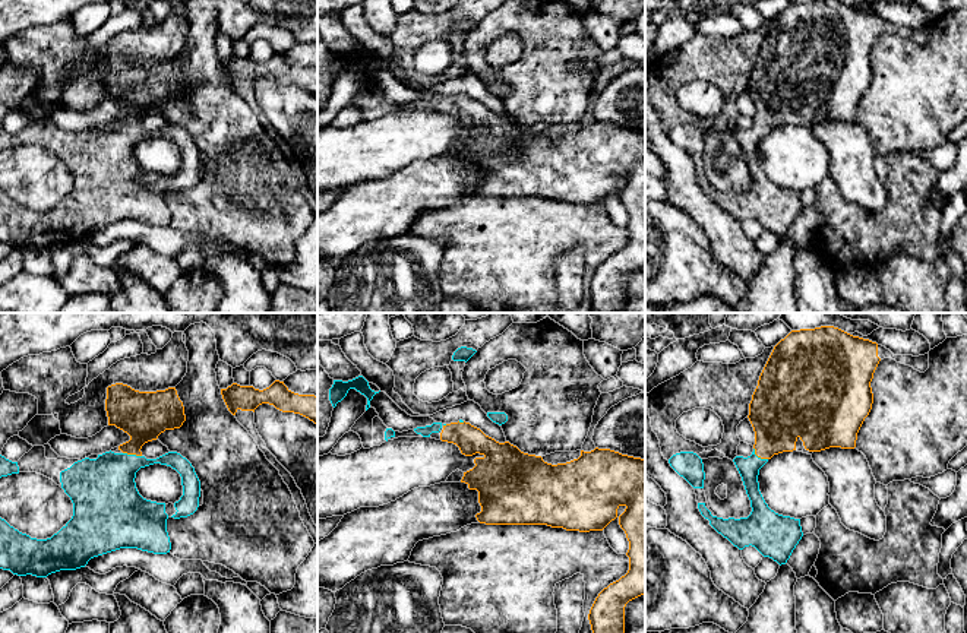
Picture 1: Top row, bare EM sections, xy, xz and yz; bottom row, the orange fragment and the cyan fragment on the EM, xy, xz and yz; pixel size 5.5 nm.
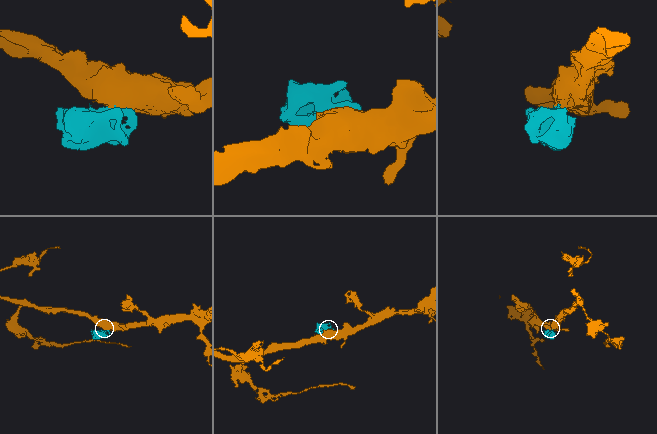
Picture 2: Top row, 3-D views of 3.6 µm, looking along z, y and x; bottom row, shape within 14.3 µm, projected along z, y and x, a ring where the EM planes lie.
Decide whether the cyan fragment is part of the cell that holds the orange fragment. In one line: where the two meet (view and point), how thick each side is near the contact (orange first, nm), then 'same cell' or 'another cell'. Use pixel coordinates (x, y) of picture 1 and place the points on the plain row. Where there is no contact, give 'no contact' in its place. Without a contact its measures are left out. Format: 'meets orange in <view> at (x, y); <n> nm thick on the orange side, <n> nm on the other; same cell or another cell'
meets orange in xy at (132, 126); 280 nm thick on the orange side, 340 nm on the other; same cell

